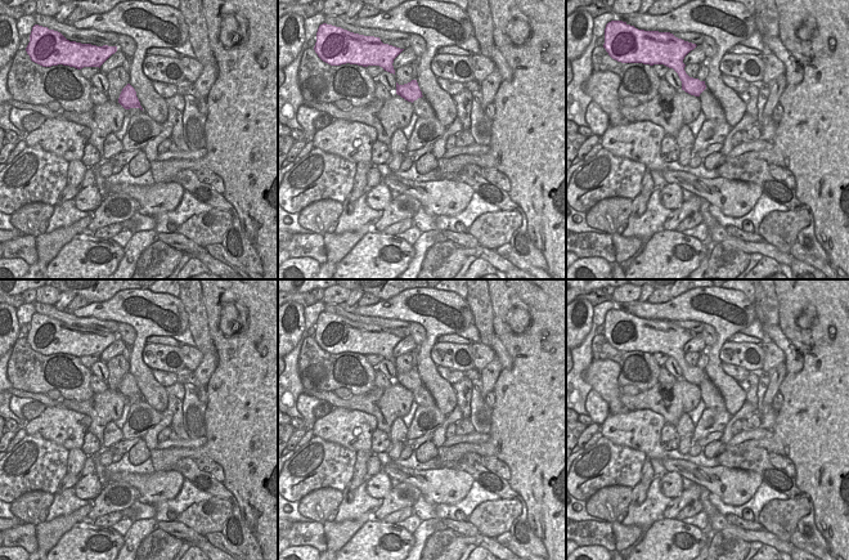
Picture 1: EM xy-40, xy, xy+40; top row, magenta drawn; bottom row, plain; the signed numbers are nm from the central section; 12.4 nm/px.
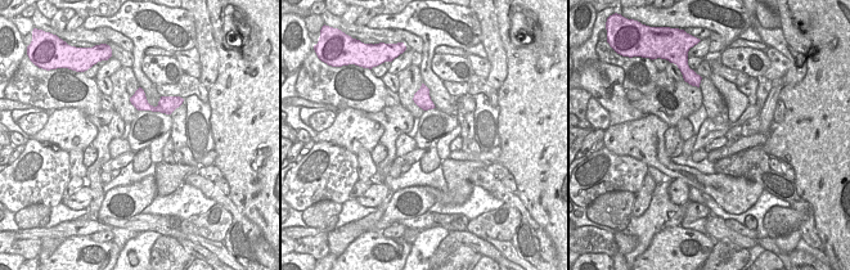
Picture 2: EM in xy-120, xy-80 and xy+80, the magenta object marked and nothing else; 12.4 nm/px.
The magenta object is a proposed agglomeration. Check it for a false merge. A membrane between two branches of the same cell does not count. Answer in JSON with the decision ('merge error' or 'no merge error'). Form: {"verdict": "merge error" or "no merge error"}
{"verdict": "no merge error"}

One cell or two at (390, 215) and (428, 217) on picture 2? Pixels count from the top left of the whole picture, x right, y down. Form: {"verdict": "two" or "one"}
{"verdict": "two"}

